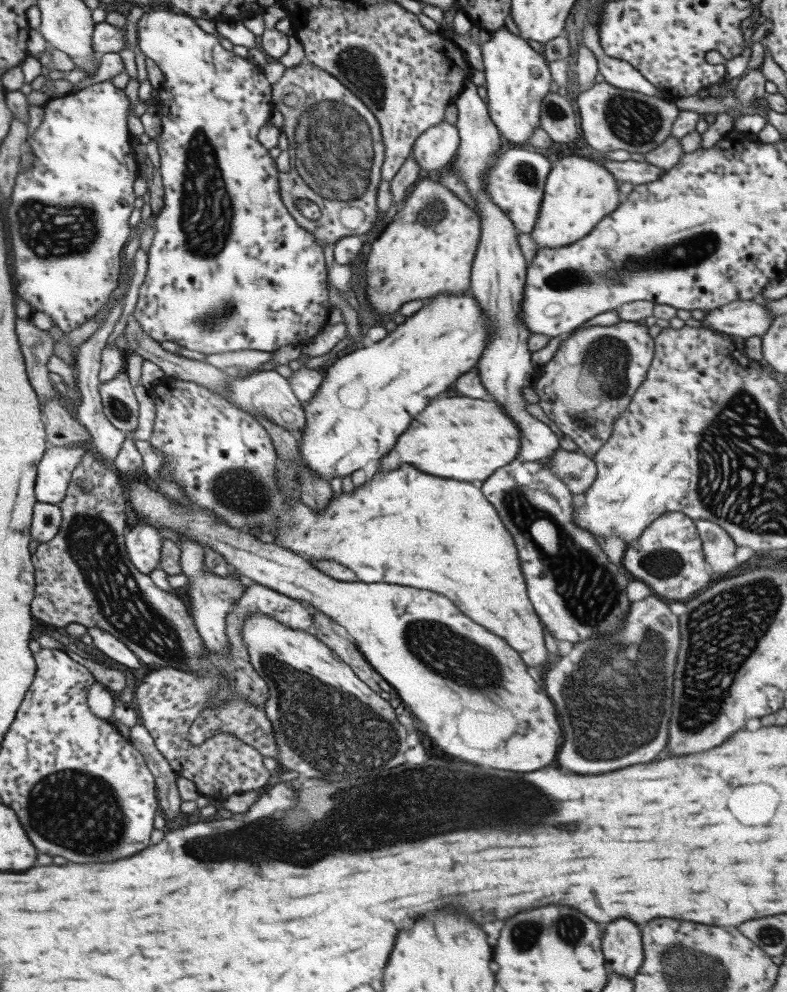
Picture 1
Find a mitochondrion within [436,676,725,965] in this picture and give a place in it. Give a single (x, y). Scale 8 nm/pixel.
(569, 928)

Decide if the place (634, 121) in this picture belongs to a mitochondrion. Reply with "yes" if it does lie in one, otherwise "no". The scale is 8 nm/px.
yes

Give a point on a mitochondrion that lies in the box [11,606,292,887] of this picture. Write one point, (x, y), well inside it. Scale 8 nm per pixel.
(80, 812)

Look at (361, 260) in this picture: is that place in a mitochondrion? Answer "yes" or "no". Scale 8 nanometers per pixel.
no

